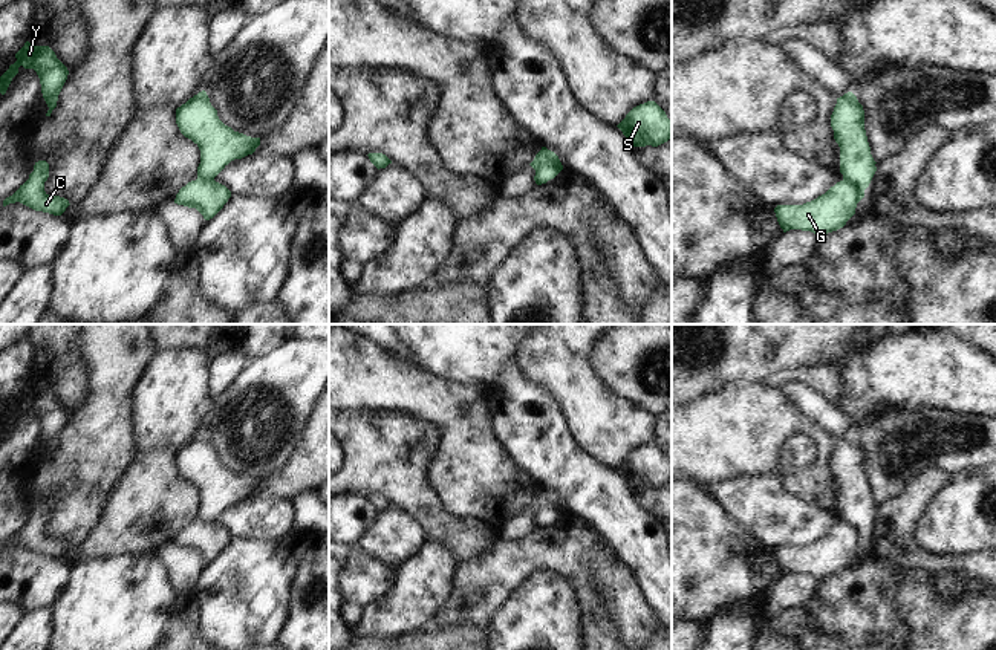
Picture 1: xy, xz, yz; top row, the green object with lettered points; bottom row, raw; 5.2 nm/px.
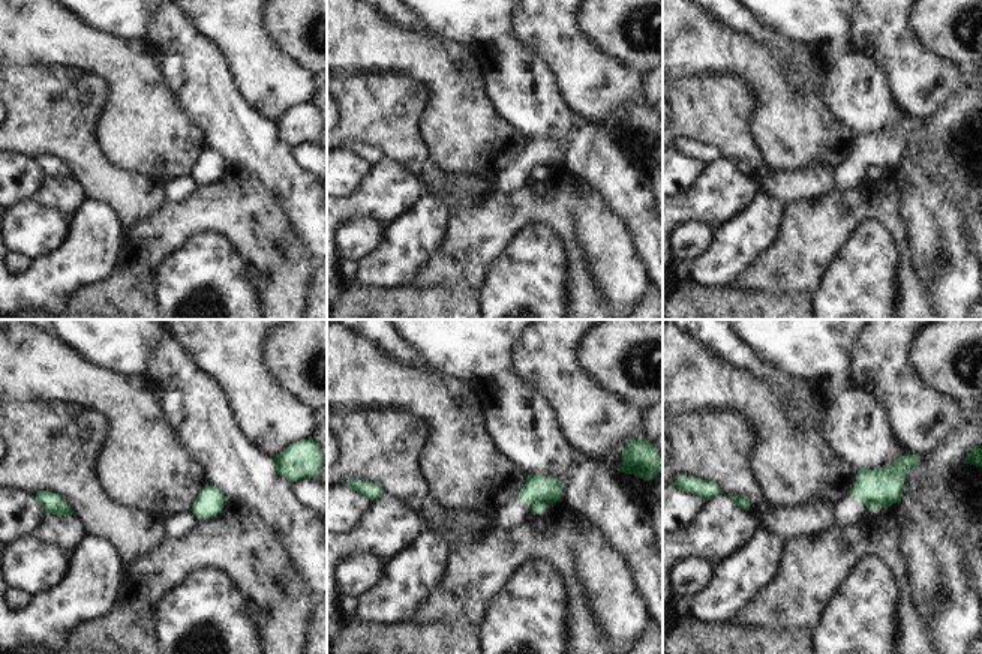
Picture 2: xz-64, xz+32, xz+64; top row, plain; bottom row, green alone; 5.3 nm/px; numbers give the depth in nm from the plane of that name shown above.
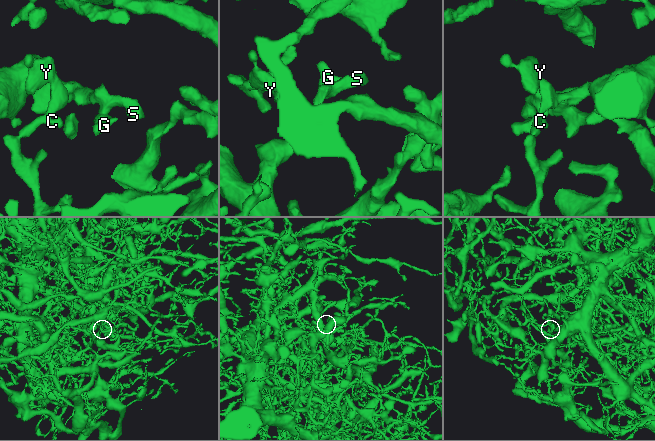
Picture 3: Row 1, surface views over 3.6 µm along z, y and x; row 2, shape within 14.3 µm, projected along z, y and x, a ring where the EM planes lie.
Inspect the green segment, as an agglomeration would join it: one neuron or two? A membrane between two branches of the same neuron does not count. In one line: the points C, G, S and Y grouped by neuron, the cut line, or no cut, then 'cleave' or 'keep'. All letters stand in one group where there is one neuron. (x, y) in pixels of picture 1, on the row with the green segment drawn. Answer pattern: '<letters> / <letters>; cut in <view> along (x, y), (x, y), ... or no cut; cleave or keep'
C S Y / G; cut in xz along (559, 161), (543, 158), (534, 168); cleave

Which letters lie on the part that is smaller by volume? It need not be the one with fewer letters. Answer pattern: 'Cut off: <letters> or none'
Cut off: G

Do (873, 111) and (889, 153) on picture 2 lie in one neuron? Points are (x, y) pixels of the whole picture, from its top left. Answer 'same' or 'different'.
different

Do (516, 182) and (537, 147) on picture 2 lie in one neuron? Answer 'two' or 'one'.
one

